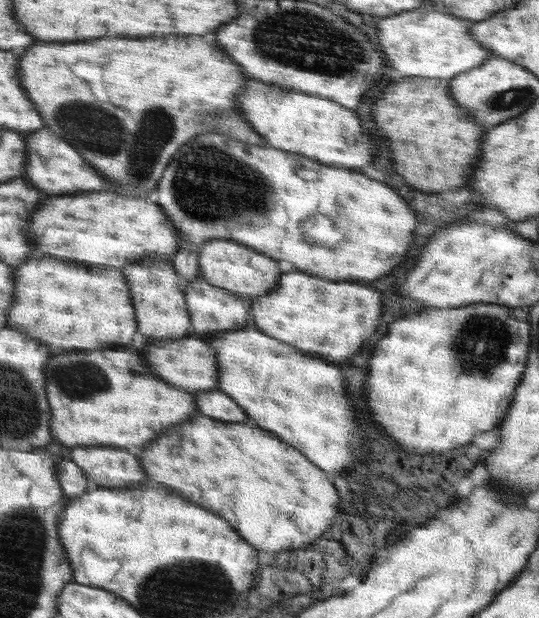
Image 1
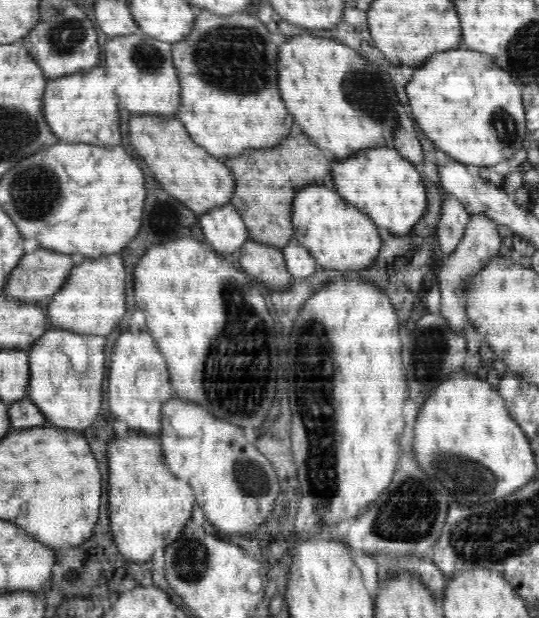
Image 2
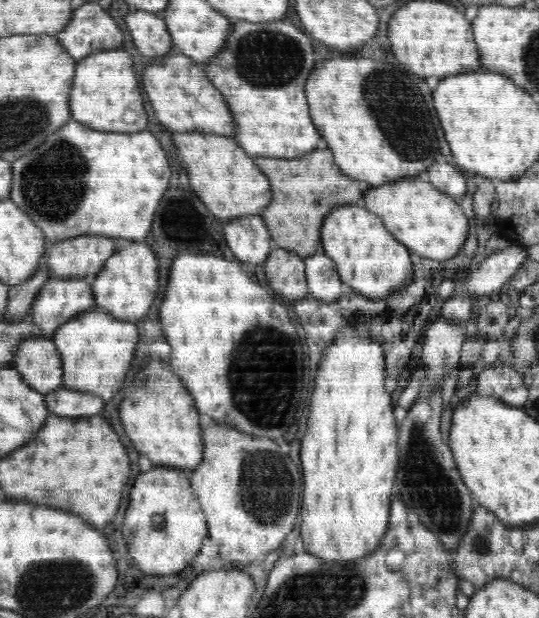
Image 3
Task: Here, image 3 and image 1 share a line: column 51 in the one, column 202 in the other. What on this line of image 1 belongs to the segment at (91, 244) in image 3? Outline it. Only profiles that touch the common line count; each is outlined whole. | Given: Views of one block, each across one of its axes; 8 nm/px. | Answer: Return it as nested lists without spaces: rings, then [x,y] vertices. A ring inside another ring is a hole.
[[[215,239],[202,246],[198,267],[200,267],[202,278],[212,286],[251,298],[270,294],[280,284],[280,276],[283,274],[276,259],[255,251],[242,243],[225,239]]]

